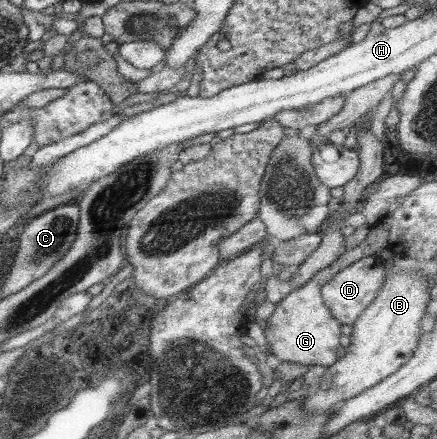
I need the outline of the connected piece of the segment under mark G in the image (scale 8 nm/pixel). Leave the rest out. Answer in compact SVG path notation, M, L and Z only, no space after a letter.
M385 220L372 228L364 240L345 251L327 267L321 268L310 280L307 280L300 288L292 291L275 304L273 312L266 319L267 326L263 329L268 355L276 357L280 362L295 362L302 366L330 366L336 357L340 323L331 315L331 312L323 304L320 290L339 270L360 260L364 256L374 255L377 250L387 246L388 222Z

